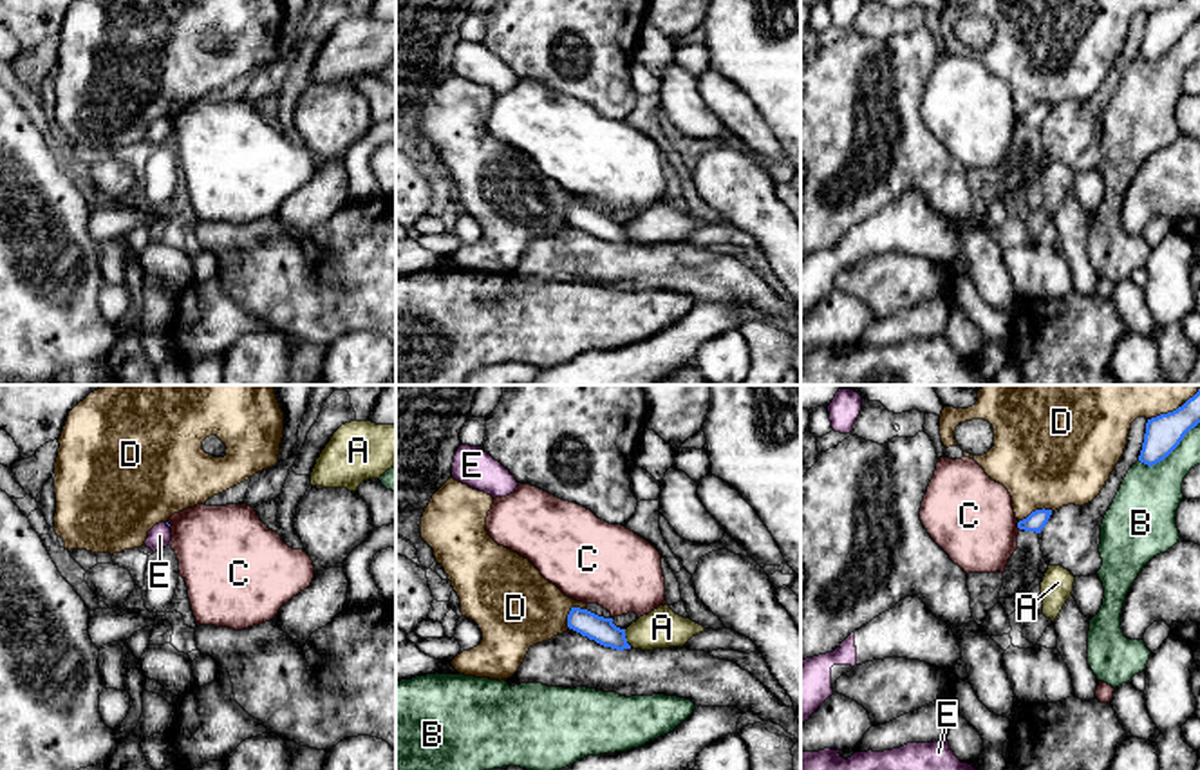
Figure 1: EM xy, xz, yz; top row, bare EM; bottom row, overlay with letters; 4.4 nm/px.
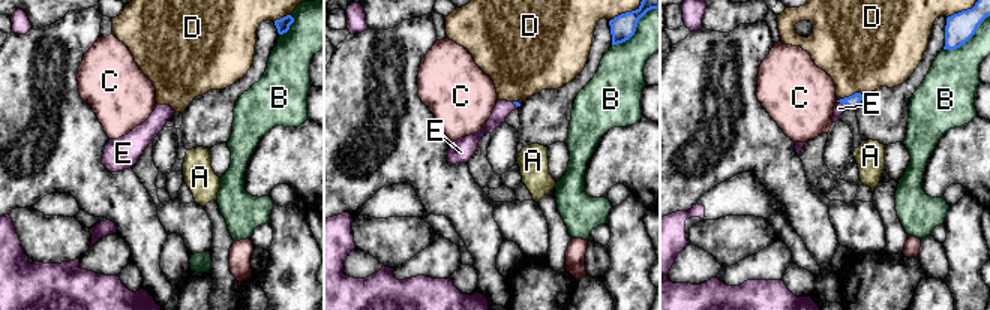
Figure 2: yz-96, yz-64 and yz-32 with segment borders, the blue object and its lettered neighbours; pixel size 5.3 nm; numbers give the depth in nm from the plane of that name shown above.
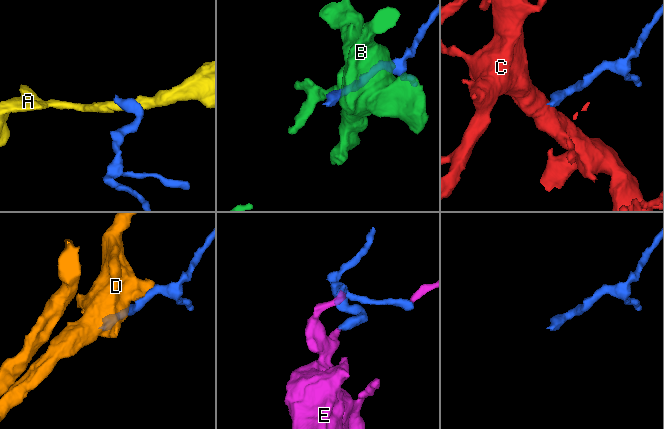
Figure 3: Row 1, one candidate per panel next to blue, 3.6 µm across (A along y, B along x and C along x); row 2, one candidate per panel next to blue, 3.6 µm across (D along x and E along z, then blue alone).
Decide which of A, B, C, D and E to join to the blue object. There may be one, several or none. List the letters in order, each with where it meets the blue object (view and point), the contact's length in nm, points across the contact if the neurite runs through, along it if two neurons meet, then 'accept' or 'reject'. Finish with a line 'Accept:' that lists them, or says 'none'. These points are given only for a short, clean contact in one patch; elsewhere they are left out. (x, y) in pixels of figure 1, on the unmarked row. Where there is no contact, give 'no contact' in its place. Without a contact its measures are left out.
A: contact xz (626, 234); length 90 nm; border xz (624, 225), (624, 232), (631, 241); reject
B: contact yz (1170, 47); length 320 nm; reject
C: contact yz (1018, 120); length 40 nm; border yz (1020, 116), (1018, 123); reject
D: contact xz (570, 208); length 120 nm; reject
E: no contact; accept
Accept: E

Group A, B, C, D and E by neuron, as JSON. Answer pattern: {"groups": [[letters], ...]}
{"groups": [["A"], ["B"], ["C"], ["D"], ["E"]]}

